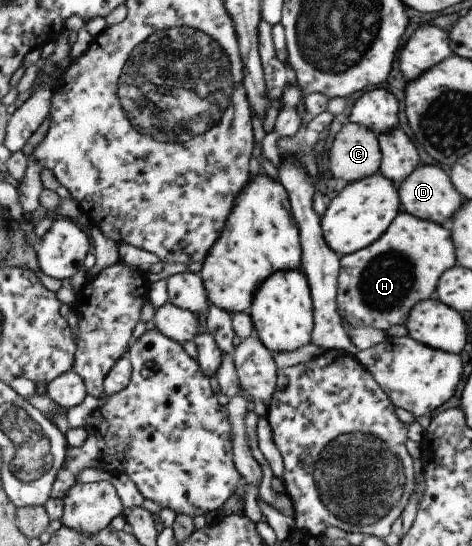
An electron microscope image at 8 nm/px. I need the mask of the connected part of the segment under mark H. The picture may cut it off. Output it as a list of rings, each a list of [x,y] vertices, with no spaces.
[[[400,213],[396,222],[378,241],[351,255],[341,258],[337,303],[340,316],[353,327],[374,327],[383,331],[394,325],[403,325],[410,310],[432,294],[442,272],[454,266],[454,251],[448,232],[442,225],[416,218],[415,215]]]

